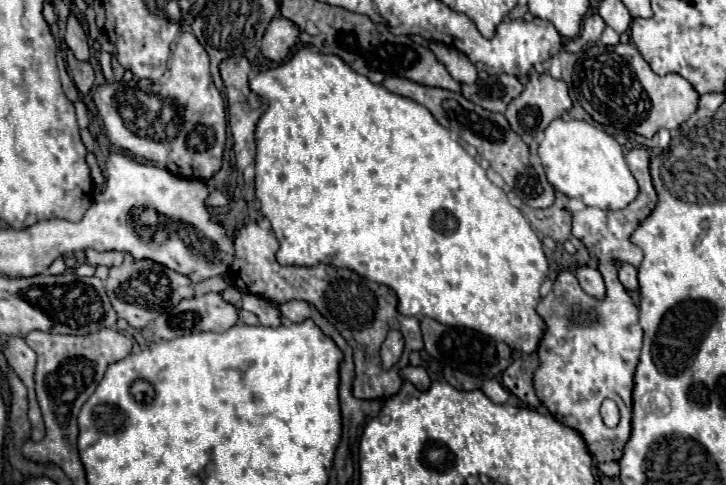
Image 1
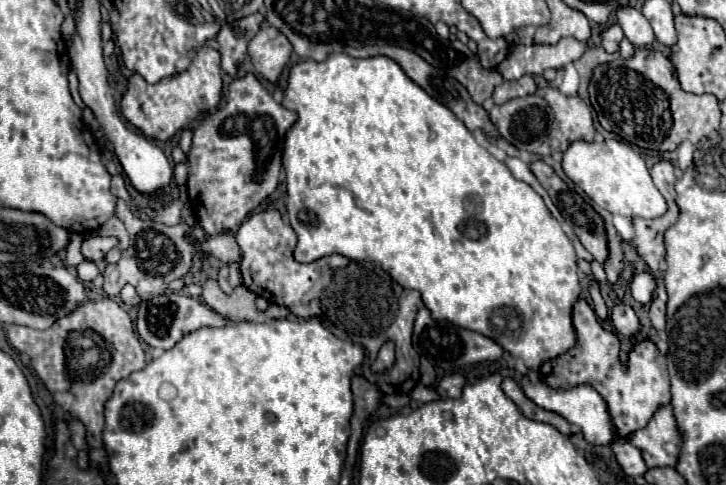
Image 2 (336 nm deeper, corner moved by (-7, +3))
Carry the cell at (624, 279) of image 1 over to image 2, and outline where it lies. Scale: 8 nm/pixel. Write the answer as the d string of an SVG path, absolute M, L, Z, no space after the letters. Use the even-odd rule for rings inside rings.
M653 296L653 300L651 300L649 318L651 318L651 324L653 324L657 330L663 330L663 328L665 328L665 302L659 300L657 296Z

